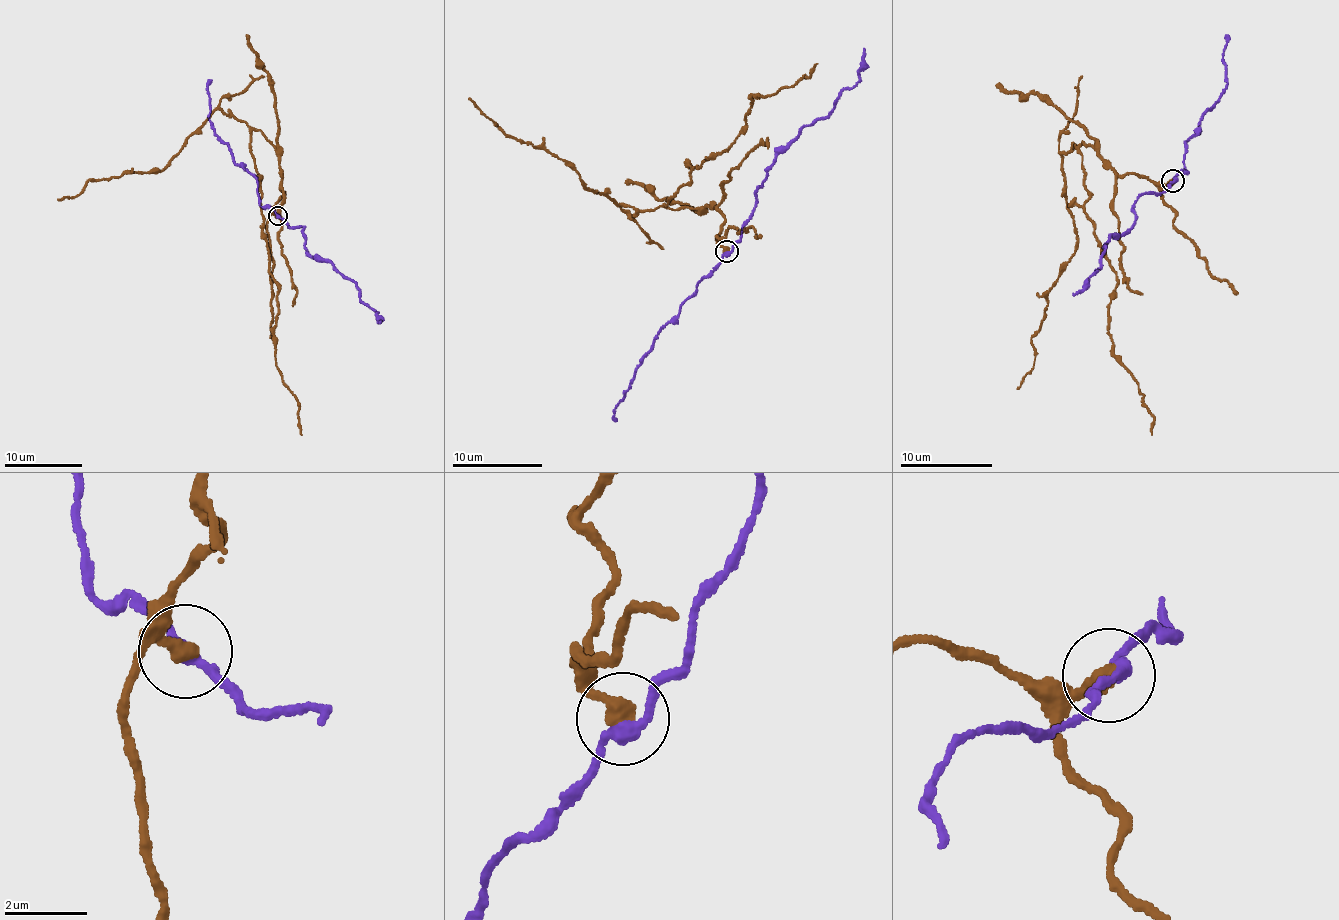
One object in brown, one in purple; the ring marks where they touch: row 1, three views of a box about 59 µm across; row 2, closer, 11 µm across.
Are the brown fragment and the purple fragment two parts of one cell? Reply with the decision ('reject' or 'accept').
reject

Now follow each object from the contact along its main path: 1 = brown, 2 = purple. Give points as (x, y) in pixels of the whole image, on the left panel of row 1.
1: (278, 216), (278, 154), (254, 130), (262, 234), (278, 285), (279, 372), (302, 434)
2: (278, 216), (287, 225), (302, 227), (306, 254), (333, 263), (355, 283), (360, 303), (377, 312), (379, 322)

